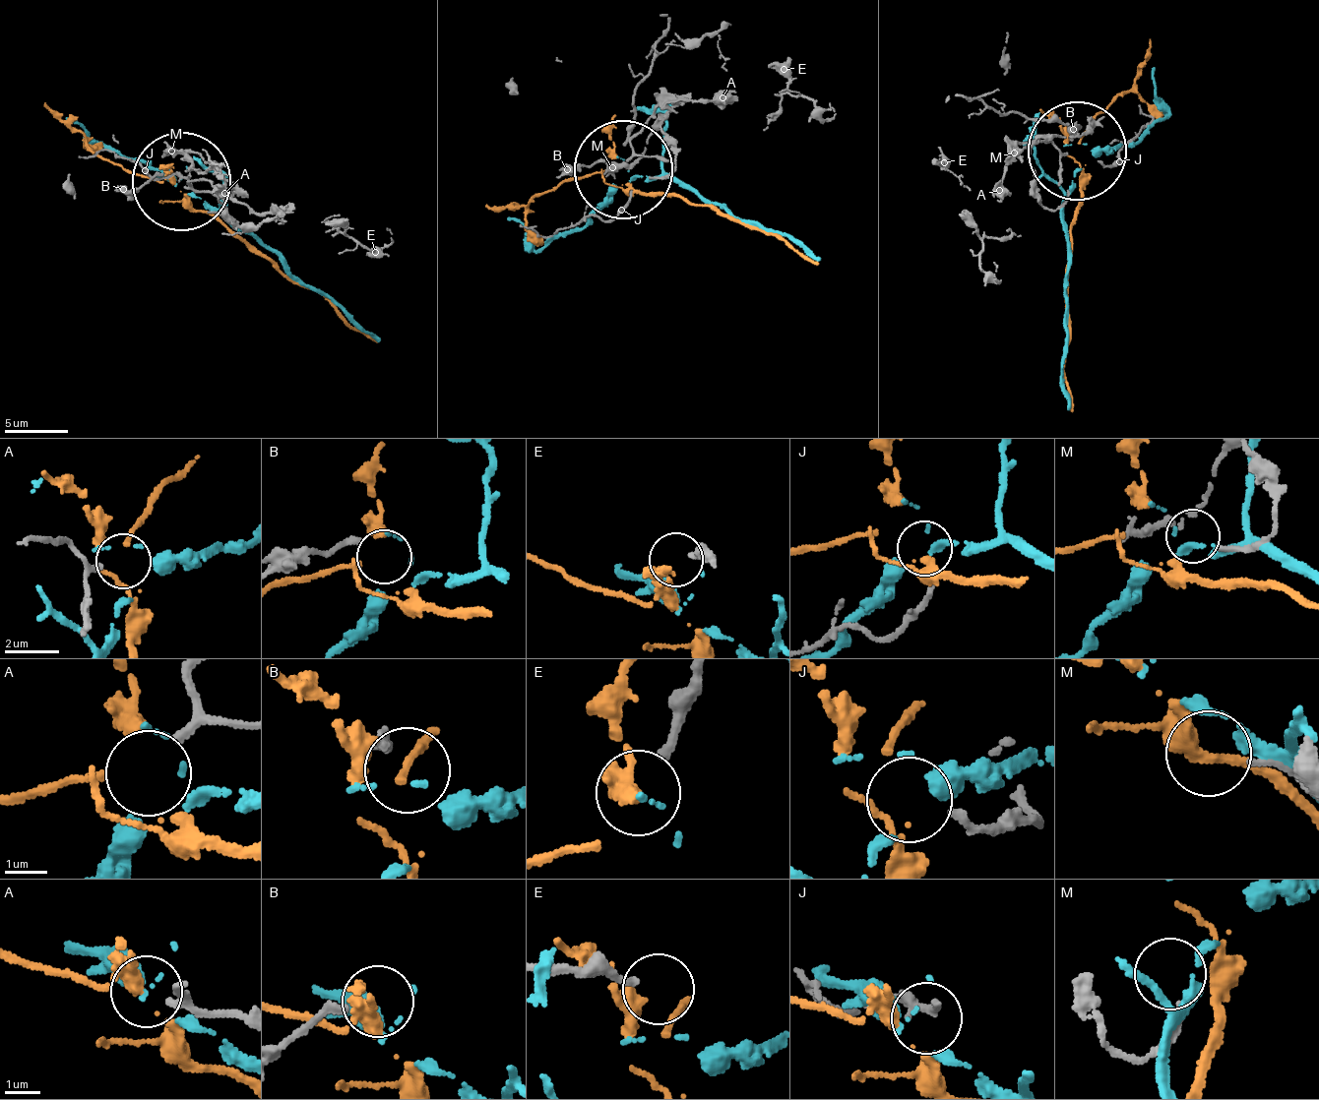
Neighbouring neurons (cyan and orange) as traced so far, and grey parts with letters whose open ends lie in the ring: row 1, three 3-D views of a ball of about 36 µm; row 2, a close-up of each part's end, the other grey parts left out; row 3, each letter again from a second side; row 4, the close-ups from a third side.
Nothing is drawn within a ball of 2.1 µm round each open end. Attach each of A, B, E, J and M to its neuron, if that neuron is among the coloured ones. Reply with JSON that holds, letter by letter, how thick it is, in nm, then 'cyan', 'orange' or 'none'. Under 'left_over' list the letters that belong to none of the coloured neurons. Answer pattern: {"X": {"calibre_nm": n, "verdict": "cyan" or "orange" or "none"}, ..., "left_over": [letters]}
{"A": {"calibre_nm": 150, "verdict": "orange"}, "B": {"calibre_nm": 220, "verdict": "cyan"}, "E": {"calibre_nm": 200, "verdict": "none"}, "J": {"calibre_nm": 200, "verdict": "none"}, "M": {"calibre_nm": 160, "verdict": "none"}, "left_over": ["E", "J", "M"]}

